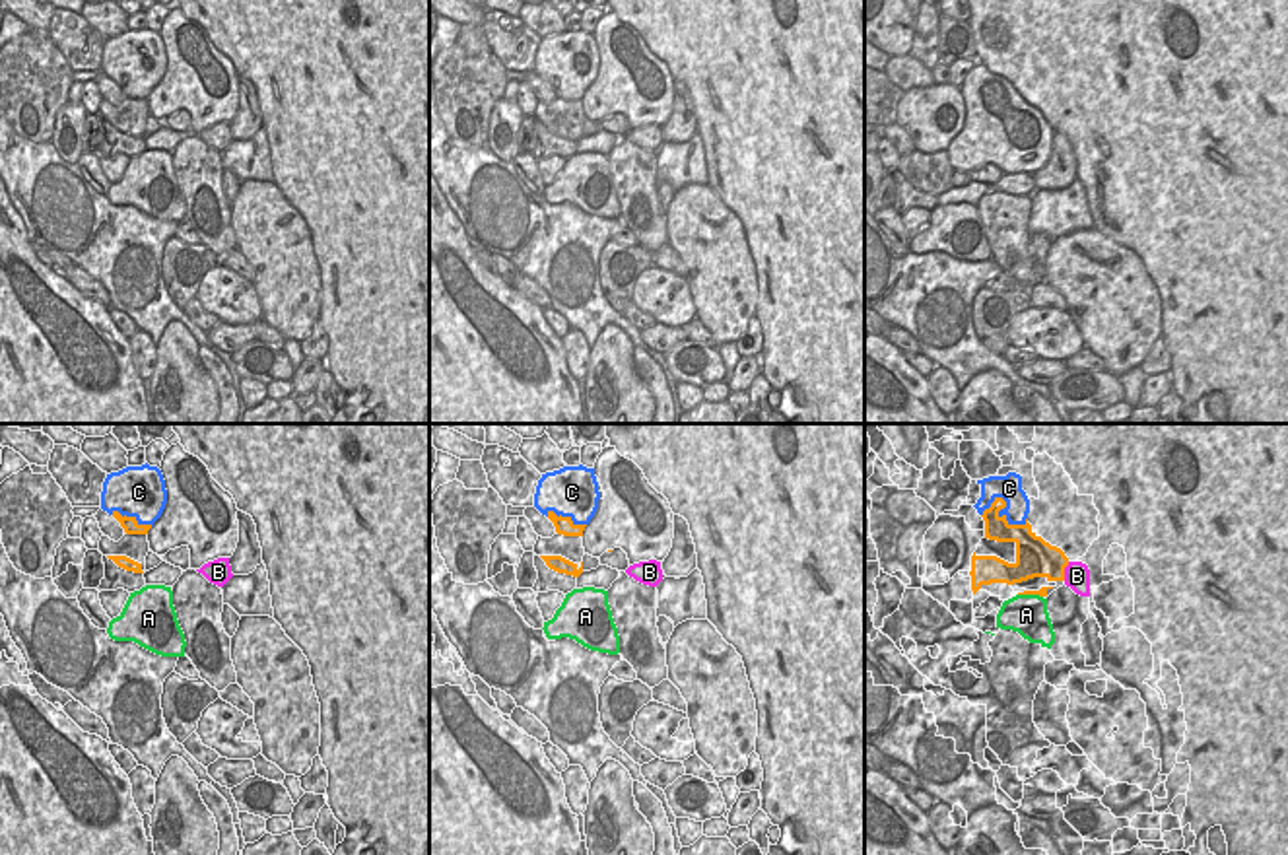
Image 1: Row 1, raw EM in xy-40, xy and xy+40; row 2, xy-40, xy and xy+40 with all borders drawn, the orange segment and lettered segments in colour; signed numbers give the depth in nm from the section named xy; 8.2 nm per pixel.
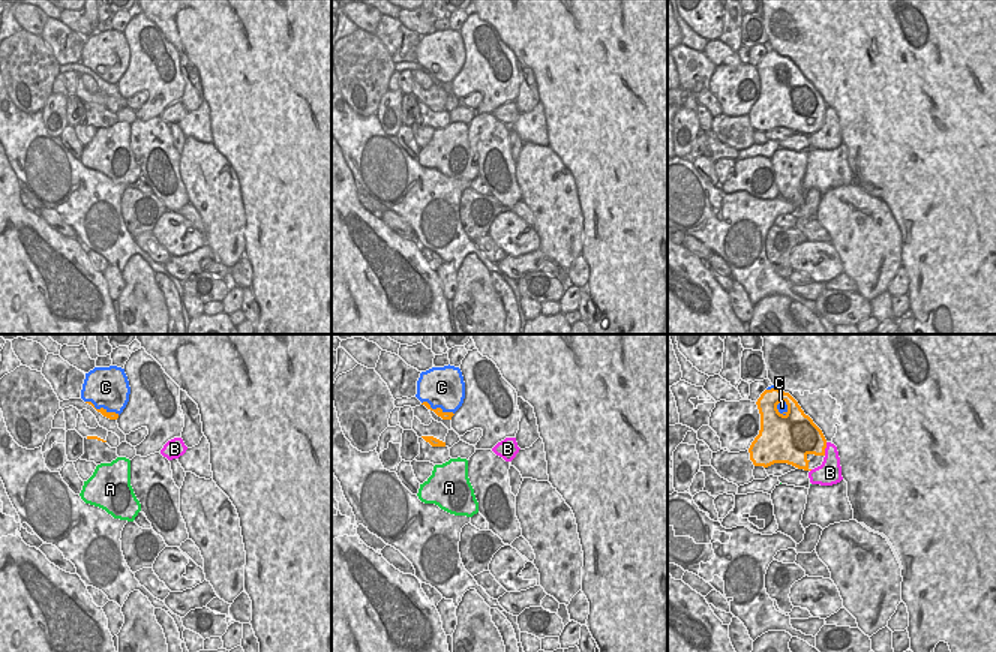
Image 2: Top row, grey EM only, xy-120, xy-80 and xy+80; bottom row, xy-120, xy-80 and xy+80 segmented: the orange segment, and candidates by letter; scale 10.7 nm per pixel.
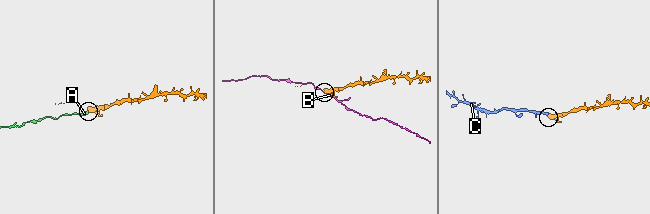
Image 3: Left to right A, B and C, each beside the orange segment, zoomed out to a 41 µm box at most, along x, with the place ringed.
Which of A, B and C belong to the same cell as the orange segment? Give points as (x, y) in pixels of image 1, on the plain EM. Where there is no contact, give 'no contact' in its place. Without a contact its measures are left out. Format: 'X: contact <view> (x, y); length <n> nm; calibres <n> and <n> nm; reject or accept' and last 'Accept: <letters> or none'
A: contact xy+40 (1030, 158); length 220 nm; calibres 70 and 320 nm; reject
B: contact xy+40 (1063, 136); length 170 nm; calibres 320 and 220 nm; reject
C: contact xy+40 (1001, 72); length 400 nm; calibres 190 and 200 nm; reject
Accept: none

